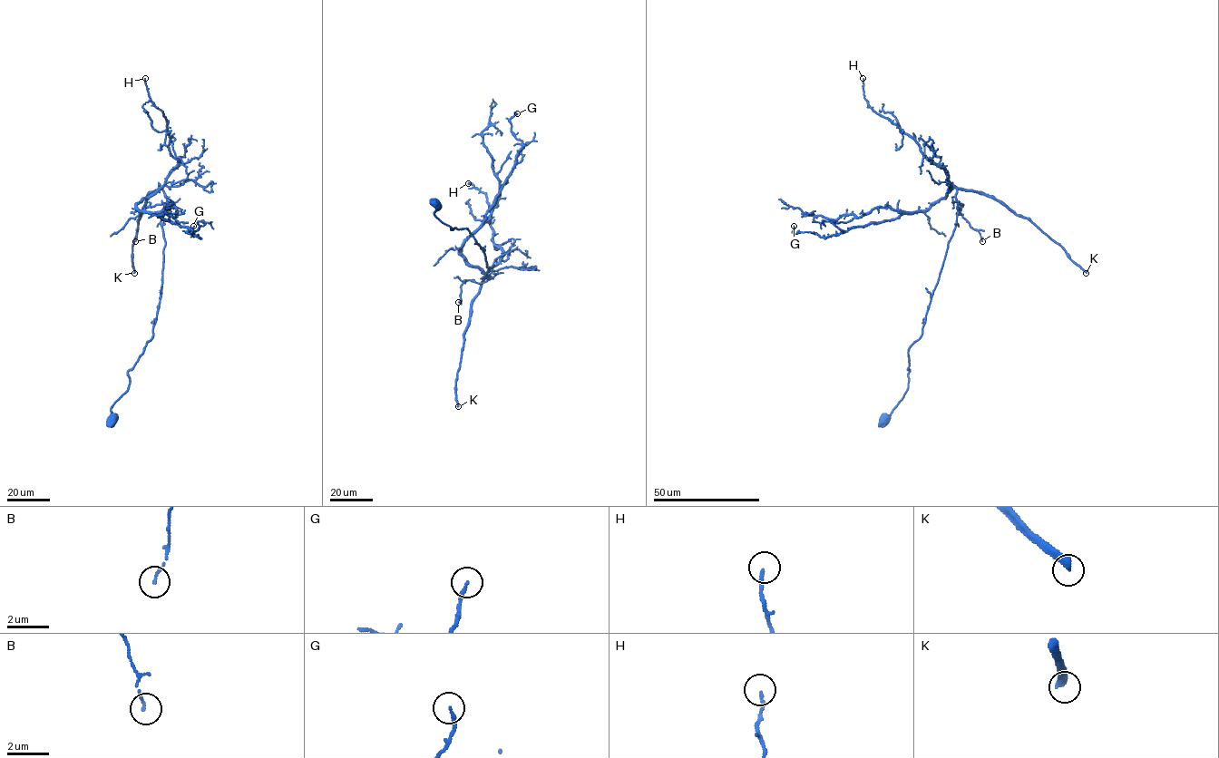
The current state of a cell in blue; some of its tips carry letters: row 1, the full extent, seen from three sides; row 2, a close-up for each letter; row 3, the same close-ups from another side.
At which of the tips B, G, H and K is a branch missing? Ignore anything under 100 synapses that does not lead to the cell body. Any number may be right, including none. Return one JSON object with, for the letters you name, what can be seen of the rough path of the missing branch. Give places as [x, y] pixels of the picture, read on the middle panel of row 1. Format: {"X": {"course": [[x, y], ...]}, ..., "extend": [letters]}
{"extend": ["K"]}

